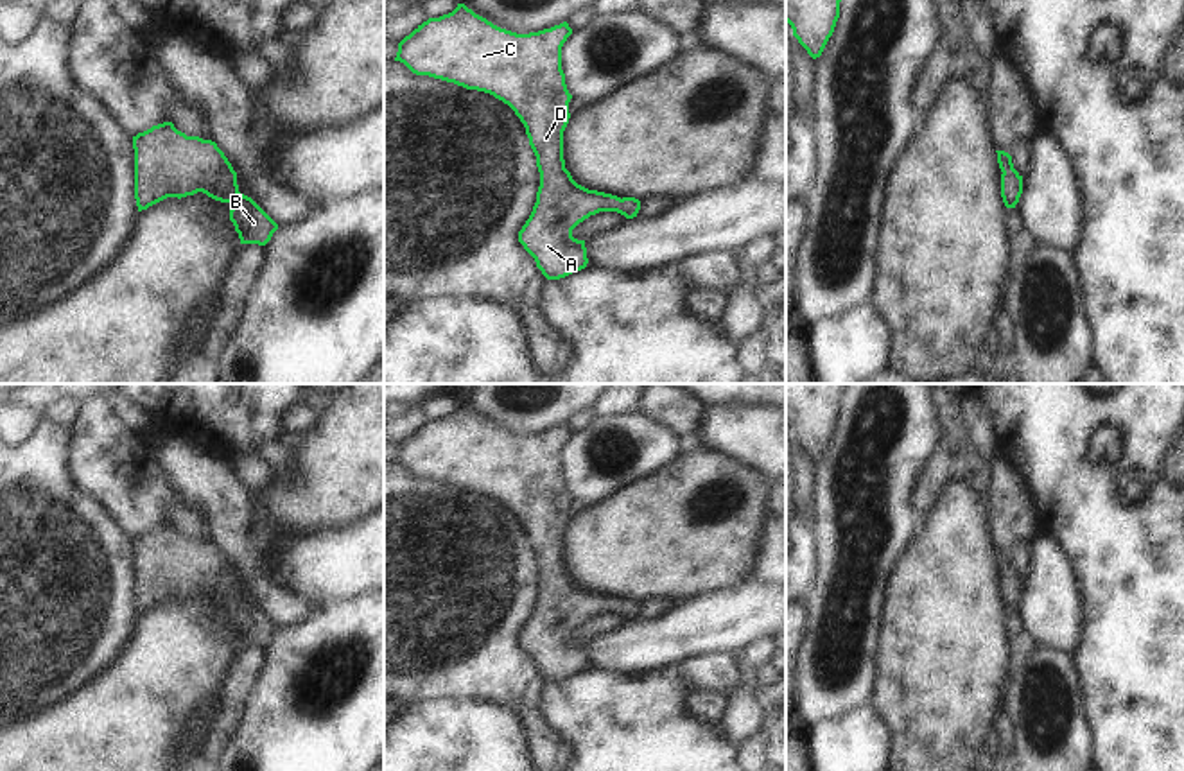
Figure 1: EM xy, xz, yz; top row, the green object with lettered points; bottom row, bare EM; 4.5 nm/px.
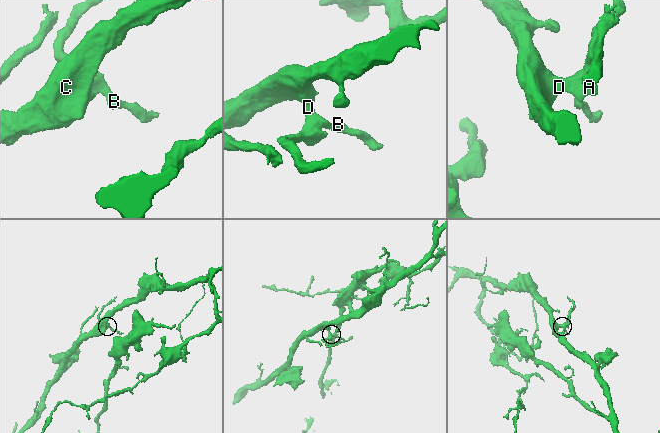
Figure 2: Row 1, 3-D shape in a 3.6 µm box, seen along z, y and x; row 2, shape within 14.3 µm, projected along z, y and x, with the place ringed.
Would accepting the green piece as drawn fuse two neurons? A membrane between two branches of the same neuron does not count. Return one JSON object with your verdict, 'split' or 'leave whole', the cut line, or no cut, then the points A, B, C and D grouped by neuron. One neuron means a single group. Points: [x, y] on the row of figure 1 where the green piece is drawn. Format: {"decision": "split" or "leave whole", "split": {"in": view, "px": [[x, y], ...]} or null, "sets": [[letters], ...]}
{"decision": "leave whole", "split": null, "sets": [["A", "B", "C", "D"]]}

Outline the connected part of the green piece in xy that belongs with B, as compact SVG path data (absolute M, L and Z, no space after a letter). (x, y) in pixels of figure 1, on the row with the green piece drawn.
M172 122L133 136L135 199L138 212L167 199L197 192L230 203L230 221L240 244L266 246L278 224L248 195L239 192L237 172L212 140L187 136Z

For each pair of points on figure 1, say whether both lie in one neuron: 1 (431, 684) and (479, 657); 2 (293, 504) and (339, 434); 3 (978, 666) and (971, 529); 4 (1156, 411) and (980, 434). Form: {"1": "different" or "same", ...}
{"1": "same", "2": "same", "3": "same", "4": "different"}

